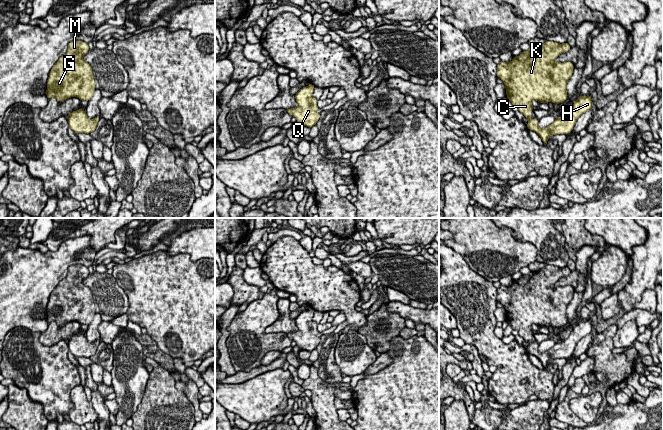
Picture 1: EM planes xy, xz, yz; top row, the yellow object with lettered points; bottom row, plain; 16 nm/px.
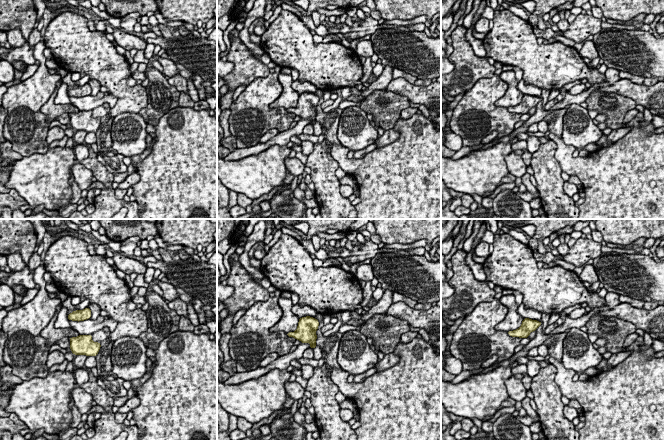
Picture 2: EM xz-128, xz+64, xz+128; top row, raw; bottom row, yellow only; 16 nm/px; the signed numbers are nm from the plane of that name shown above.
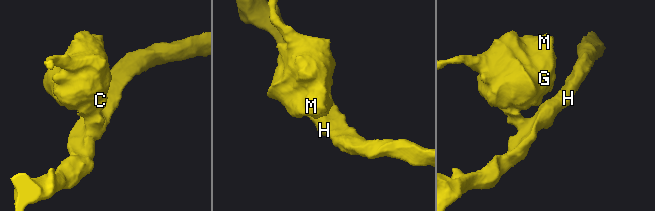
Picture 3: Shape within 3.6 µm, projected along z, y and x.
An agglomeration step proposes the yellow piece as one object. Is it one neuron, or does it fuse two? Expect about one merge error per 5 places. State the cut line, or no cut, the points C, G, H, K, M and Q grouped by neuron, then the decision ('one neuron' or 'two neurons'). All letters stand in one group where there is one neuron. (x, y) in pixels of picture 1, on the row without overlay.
no cut | C G H K M Q | one neuron

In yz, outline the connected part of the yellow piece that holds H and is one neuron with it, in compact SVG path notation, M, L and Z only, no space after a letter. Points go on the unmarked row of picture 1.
M546 265L539 271L522 275L509 287L500 285L497 288L496 298L505 309L508 324L529 343L527 352L536 356L544 369L549 360L571 357L577 343L594 329L590 318L580 320L565 340L558 340L551 349L541 353L538 350L539 344L531 342L533 324L554 328L567 324L566 310L574 289L570 285L556 287L555 283L570 272L567 266L560 268Z

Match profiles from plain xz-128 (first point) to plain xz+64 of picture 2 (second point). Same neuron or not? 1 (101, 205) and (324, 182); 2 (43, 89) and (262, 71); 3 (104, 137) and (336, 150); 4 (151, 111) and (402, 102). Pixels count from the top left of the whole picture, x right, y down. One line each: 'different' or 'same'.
1: same
2: different
3: different
4: same

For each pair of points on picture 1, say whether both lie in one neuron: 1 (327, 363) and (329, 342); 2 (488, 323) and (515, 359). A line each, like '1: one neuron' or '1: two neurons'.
1: one neuron
2: one neuron

